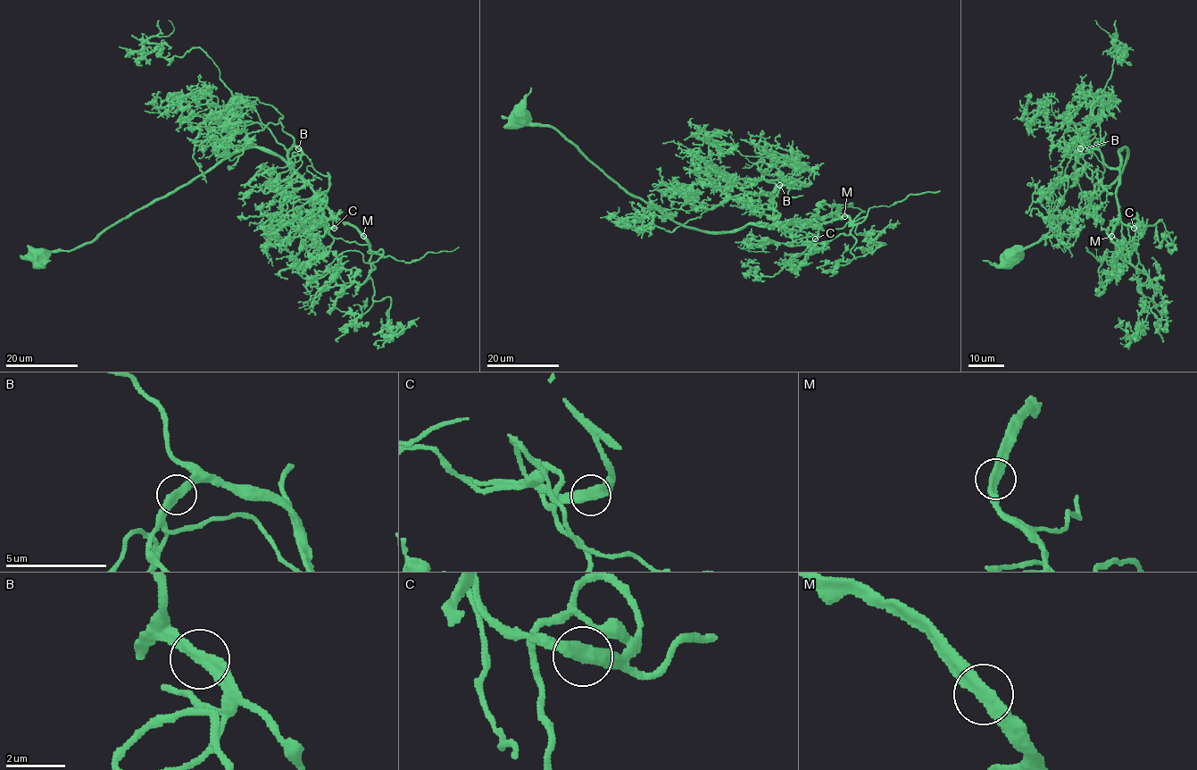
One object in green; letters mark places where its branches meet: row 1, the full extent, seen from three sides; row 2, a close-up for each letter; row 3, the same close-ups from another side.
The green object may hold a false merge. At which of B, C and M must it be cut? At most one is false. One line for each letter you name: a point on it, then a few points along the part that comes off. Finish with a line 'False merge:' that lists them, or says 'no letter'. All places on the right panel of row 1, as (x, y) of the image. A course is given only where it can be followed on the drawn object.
False merge: no letter

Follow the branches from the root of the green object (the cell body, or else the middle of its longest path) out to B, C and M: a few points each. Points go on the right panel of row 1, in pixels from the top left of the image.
B: (1015, 255), (1085, 207), (1121, 173), (1126, 147), (1119, 152), (1118, 168), (1110, 168), (1098, 150), (1080, 148)
C: (1015, 255), (1105, 190), (1121, 173), (1125, 147), (1119, 152), (1116, 198), (1121, 221), (1134, 228)
M: (1015, 255), (1105, 190), (1121, 173), (1126, 147), (1119, 152), (1119, 219), (1111, 236)

